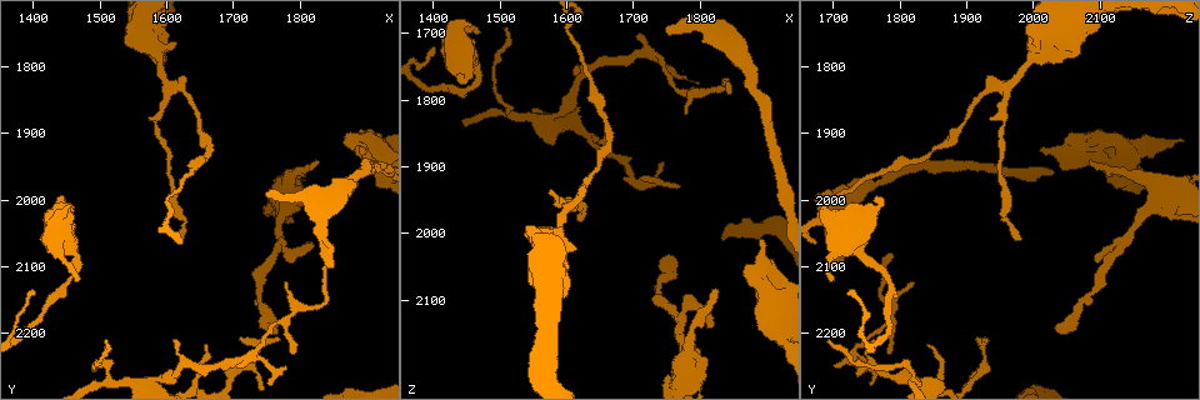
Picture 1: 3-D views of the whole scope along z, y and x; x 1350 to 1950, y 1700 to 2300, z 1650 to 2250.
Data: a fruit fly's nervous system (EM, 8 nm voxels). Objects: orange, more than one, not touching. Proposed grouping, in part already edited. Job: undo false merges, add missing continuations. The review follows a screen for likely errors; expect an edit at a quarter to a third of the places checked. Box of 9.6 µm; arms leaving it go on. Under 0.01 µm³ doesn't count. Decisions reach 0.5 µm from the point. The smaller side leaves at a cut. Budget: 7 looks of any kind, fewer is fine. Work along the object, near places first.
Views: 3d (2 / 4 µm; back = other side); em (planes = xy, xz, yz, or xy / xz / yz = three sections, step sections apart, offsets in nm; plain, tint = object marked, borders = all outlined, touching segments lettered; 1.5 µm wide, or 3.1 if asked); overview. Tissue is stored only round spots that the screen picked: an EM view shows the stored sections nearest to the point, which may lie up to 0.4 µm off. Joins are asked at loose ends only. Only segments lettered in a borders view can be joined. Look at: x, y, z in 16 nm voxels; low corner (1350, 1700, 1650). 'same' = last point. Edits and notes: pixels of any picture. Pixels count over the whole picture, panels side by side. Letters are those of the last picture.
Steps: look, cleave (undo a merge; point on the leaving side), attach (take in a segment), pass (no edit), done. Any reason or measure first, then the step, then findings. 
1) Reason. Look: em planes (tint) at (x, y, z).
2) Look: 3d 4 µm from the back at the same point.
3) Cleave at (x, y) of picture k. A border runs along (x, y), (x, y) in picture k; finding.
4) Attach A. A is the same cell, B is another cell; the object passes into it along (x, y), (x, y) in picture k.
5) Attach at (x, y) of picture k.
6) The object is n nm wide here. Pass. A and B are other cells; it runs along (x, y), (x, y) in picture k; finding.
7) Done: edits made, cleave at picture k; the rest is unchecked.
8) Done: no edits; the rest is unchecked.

Branch stops here. Look: 3d 4 µm at (1810, 2065, 2145).

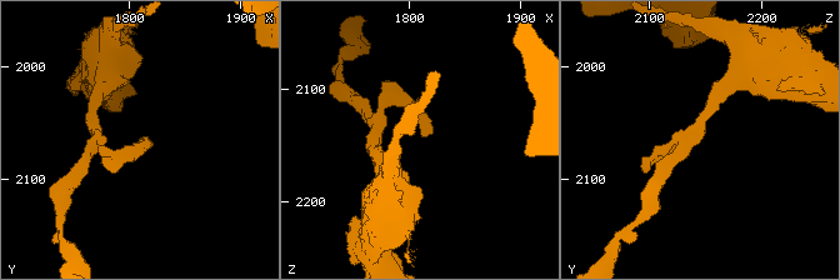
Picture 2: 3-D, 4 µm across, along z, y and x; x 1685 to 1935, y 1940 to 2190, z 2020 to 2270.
Shape alone is not enough. Look: em planes (borders) at (1814, 2064, 2144).

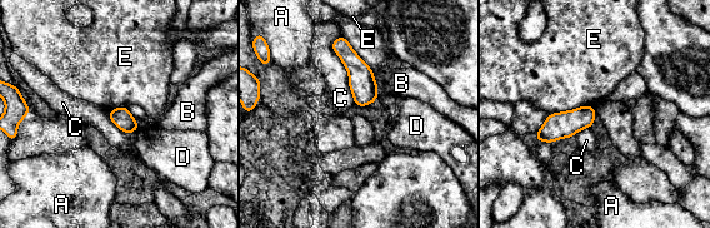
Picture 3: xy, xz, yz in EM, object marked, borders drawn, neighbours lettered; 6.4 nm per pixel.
Pass. A, B, C, D and E are other cells; a border runs along (593, 105), (581, 105), (551, 113) in picture 3; none of them fits.

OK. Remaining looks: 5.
Thin end. Look: em planes (plain) at (1830, 1940, 2085).

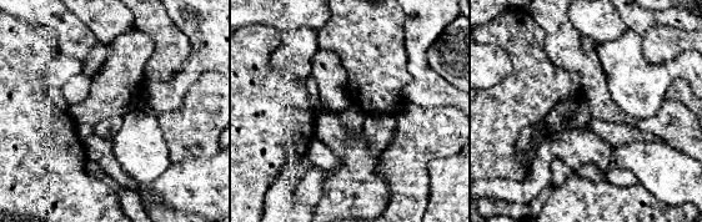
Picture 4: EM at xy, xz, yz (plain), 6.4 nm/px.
Look: em planes (borders) at the same point.

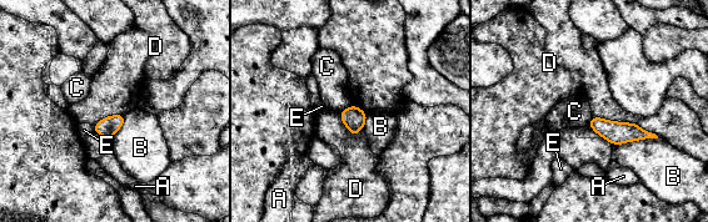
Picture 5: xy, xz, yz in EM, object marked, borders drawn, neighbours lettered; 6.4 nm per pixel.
The longest contact is with D, 460 nm. Pass. A, B, C, D and E are other cells; none of them fits.

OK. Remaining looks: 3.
An open end. Look: em xz step 4 (tint) at (1610, 1760, 2020).

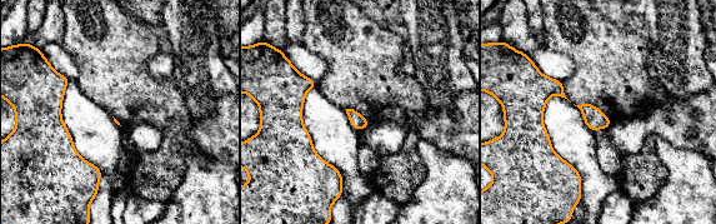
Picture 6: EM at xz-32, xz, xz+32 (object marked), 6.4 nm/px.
Another direction. Look: em planes (borders) at the same point.

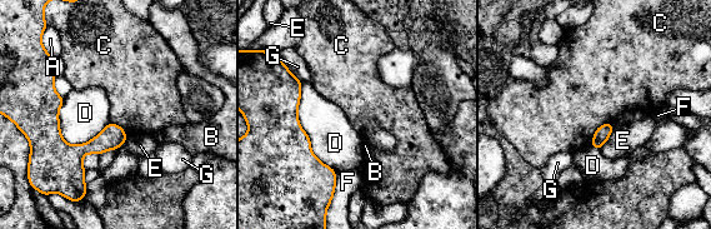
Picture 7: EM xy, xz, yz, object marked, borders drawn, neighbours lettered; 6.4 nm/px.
Pass. A, B, C, D, E, F and G are other cells; a border runs along (610, 122), (596, 129), (590, 147) in picture 7; none of them fits.

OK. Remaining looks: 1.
Done: no edits; the rest is unchecked.

